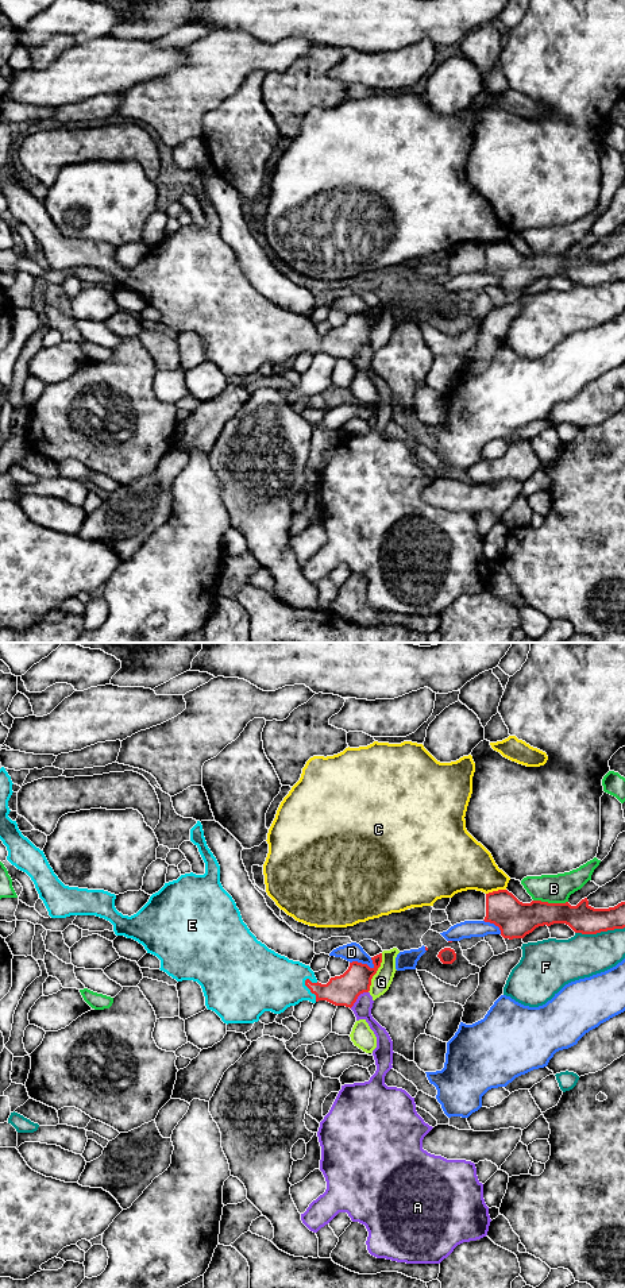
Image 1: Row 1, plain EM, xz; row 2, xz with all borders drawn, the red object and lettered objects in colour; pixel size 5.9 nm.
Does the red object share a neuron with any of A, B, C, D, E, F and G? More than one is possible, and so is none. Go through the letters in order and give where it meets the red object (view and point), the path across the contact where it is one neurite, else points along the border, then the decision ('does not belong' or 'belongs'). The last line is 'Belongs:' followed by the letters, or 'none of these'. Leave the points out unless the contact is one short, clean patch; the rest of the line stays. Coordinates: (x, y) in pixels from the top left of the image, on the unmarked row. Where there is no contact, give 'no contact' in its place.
A: meets red in xz at (357, 350); does not belong
B: meets red in xz at (551, 255); does not belong
C: meets red in xz at (496, 243); does not belong
D: meets red in xz at (361, 315); does not belong
E: meets red in xz at (309, 340); runs through xz (343, 342), (309, 340), (297, 334), (269, 334); belongs
F: meets red in xz at (600, 284); does not belong
G: meets red in xz at (375, 324); border along xz (382, 305), (382, 313), (367, 343); does not belong
Belongs: E

